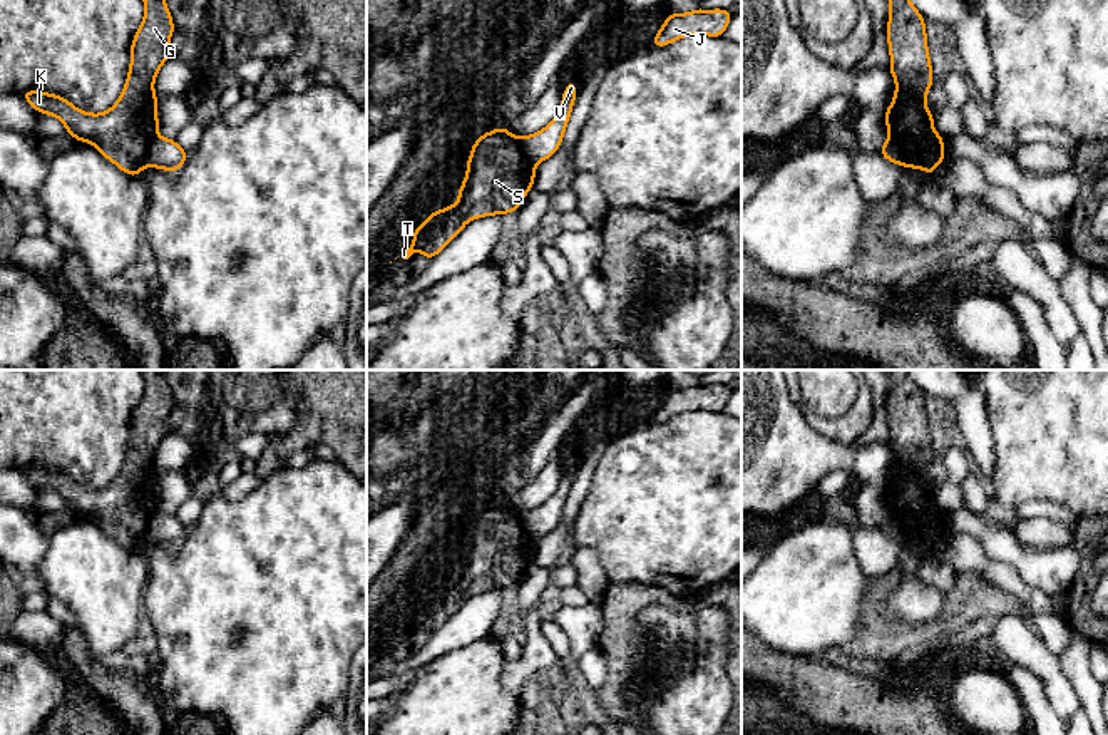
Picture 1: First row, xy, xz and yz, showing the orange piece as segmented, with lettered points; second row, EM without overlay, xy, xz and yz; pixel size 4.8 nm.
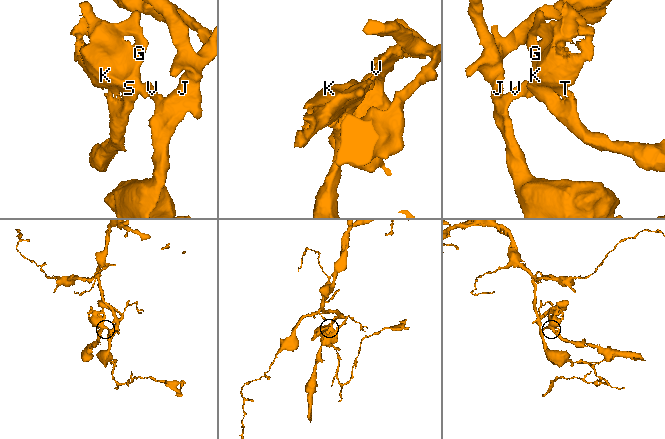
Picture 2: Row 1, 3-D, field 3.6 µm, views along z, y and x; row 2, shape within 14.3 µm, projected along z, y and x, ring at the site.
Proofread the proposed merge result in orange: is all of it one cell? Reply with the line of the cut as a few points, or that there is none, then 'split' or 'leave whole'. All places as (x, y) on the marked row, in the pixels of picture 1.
cut in yz along (889, 134), (899, 146), (904, 164); split

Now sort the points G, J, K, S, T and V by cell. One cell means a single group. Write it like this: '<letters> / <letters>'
G K S T / J V

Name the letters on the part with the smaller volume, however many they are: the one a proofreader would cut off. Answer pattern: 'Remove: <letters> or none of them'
Remove: G, K, S, T

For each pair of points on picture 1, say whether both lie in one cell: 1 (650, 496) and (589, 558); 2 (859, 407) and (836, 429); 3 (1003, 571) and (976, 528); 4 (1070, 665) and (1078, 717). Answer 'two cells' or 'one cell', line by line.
1: two cells
2: one cell
3: two cells
4: two cells

